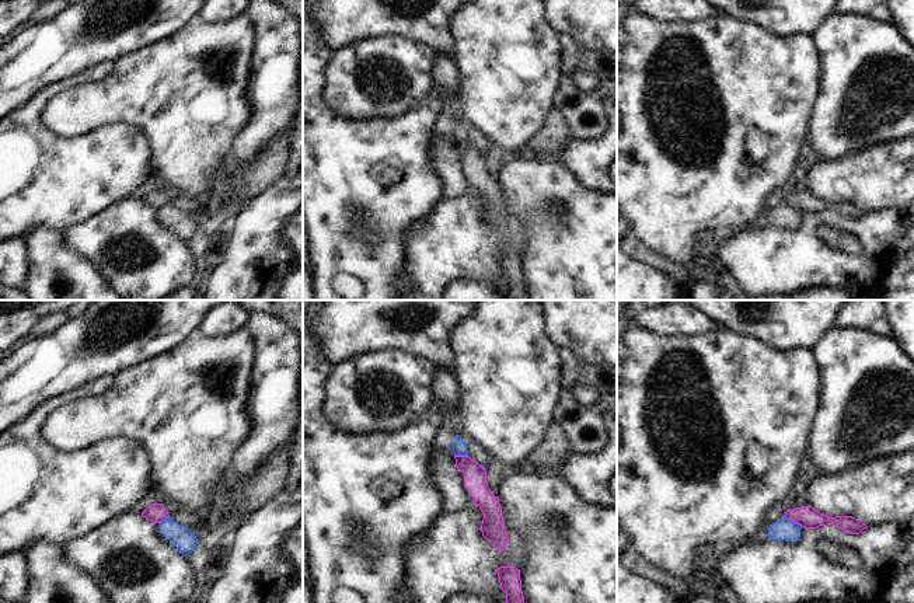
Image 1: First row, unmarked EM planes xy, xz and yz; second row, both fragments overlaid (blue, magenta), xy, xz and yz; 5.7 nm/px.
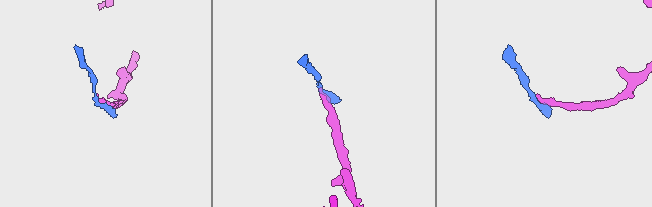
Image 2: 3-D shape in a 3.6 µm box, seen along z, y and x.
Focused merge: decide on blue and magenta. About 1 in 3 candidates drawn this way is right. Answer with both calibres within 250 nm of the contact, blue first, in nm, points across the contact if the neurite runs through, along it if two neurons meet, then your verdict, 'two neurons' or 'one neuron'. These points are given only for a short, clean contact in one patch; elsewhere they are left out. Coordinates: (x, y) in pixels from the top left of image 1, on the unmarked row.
120 nm thick on the blue side, 120 nm on the other; border along yz (784, 201), (802, 212); two neurons

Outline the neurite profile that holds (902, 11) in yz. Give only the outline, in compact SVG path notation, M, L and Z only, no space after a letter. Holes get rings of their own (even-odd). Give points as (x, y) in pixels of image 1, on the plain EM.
M886 0L893 18L904 41L914 48L914 0Z

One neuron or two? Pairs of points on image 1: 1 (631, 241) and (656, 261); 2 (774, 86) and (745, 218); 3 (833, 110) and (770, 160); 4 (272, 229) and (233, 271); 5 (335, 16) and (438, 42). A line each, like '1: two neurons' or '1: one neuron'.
1: one neuron
2: one neuron
3: two neurons
4: one neuron
5: one neuron

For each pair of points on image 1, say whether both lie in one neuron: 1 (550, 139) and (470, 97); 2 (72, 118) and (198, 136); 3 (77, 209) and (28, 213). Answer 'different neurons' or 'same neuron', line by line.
1: different neurons
2: same neuron
3: same neuron

